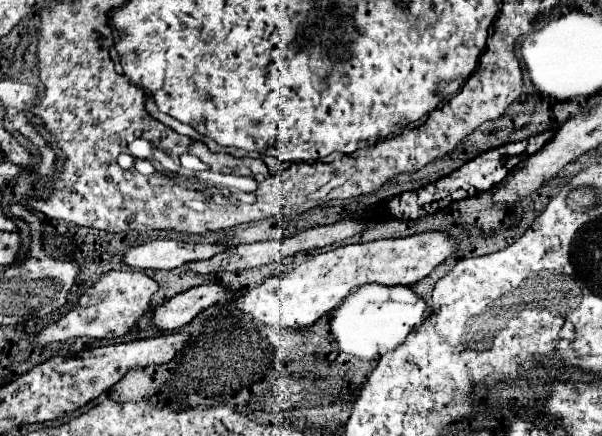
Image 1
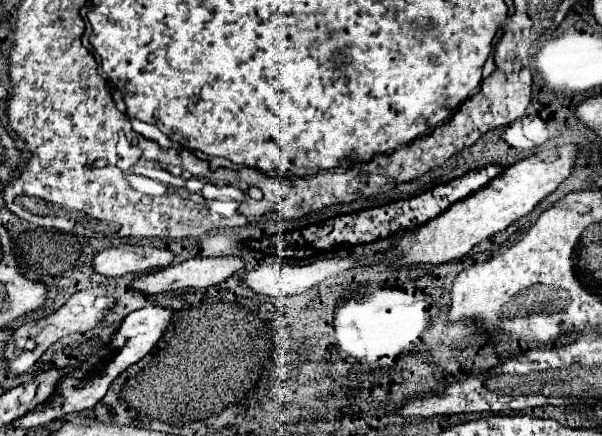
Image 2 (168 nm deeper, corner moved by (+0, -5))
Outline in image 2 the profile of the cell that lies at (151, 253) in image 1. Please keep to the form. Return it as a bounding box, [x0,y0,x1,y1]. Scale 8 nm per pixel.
[93,245,173,277]

